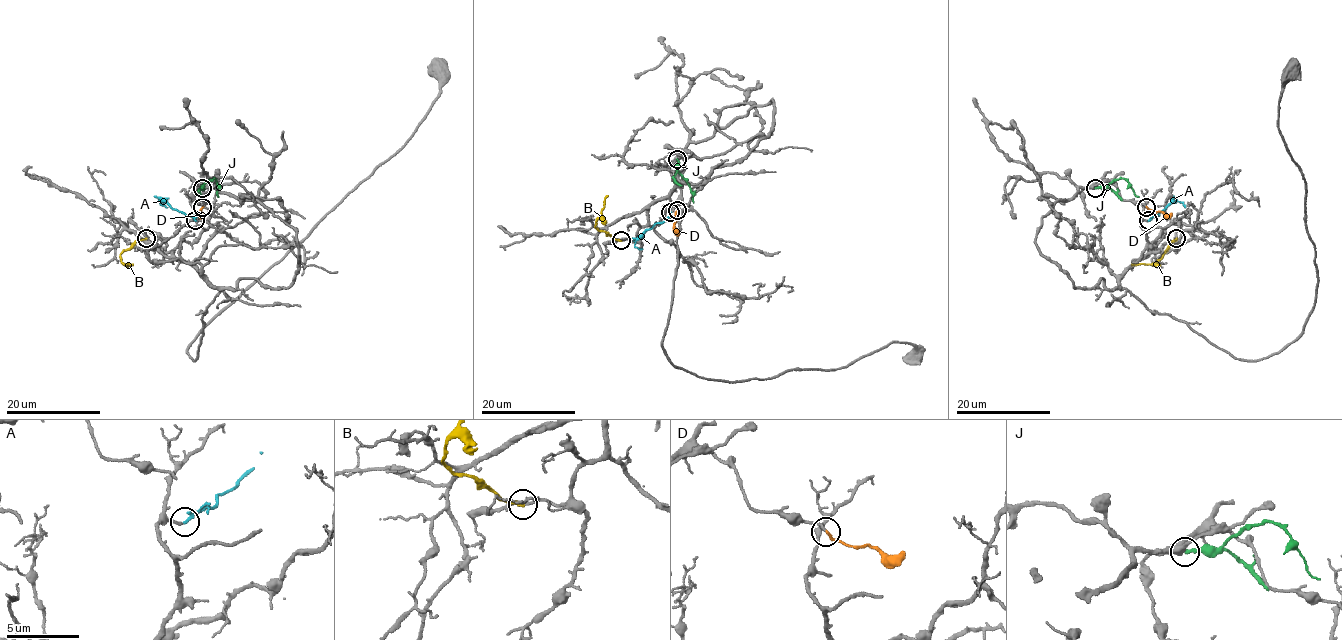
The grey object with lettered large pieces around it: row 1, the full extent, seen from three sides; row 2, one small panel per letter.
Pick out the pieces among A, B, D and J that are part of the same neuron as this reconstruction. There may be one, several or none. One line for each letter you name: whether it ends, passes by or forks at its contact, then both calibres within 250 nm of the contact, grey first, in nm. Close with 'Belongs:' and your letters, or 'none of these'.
A: it ends; calibres 170 and 220 nm
D: it ends; calibres 180 and 200 nm
Belongs: A, D

